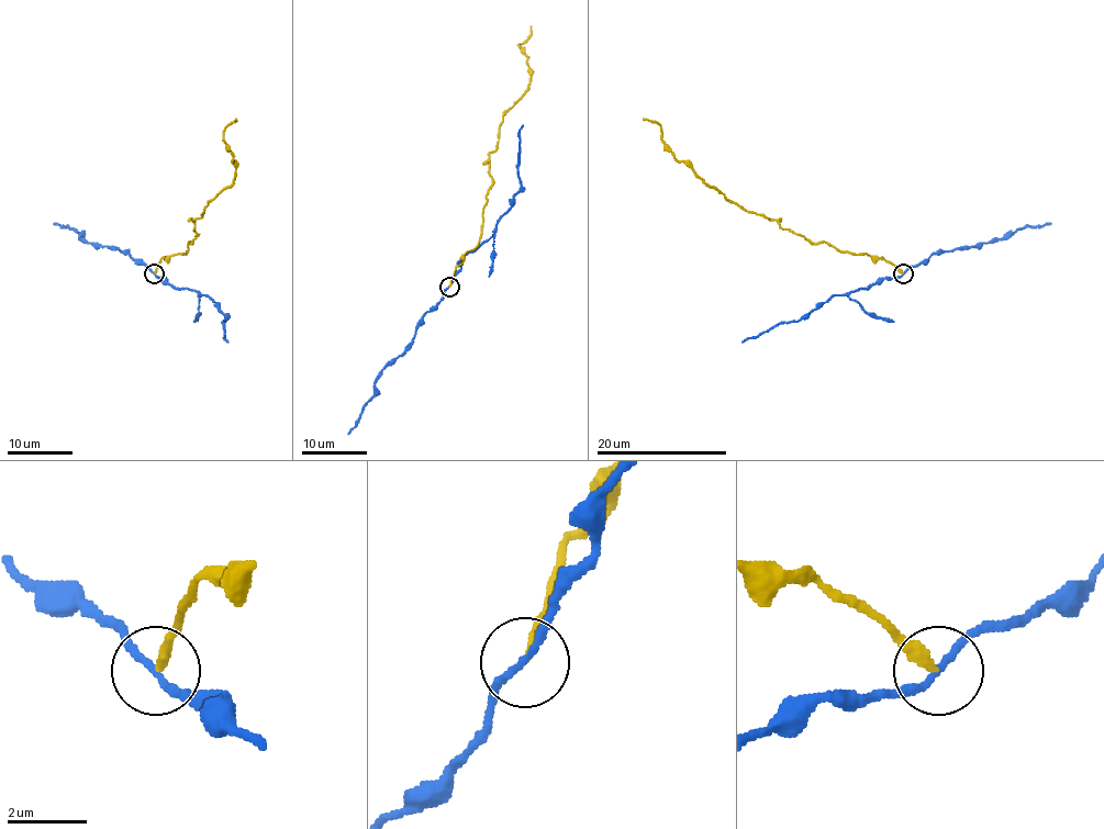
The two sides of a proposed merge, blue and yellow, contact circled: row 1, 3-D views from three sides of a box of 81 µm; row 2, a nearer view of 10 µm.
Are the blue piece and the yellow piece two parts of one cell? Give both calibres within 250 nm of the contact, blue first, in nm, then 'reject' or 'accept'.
170/260 nm | reject

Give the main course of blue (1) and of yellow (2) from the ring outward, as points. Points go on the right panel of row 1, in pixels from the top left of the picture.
1: (904, 273), (878, 280), (869, 289), (838, 295), (799, 320), (778, 323), (742, 343)
2: (904, 273), (882, 257), (809, 243), (774, 220), (744, 210), (675, 158), (656, 122), (643, 119)

